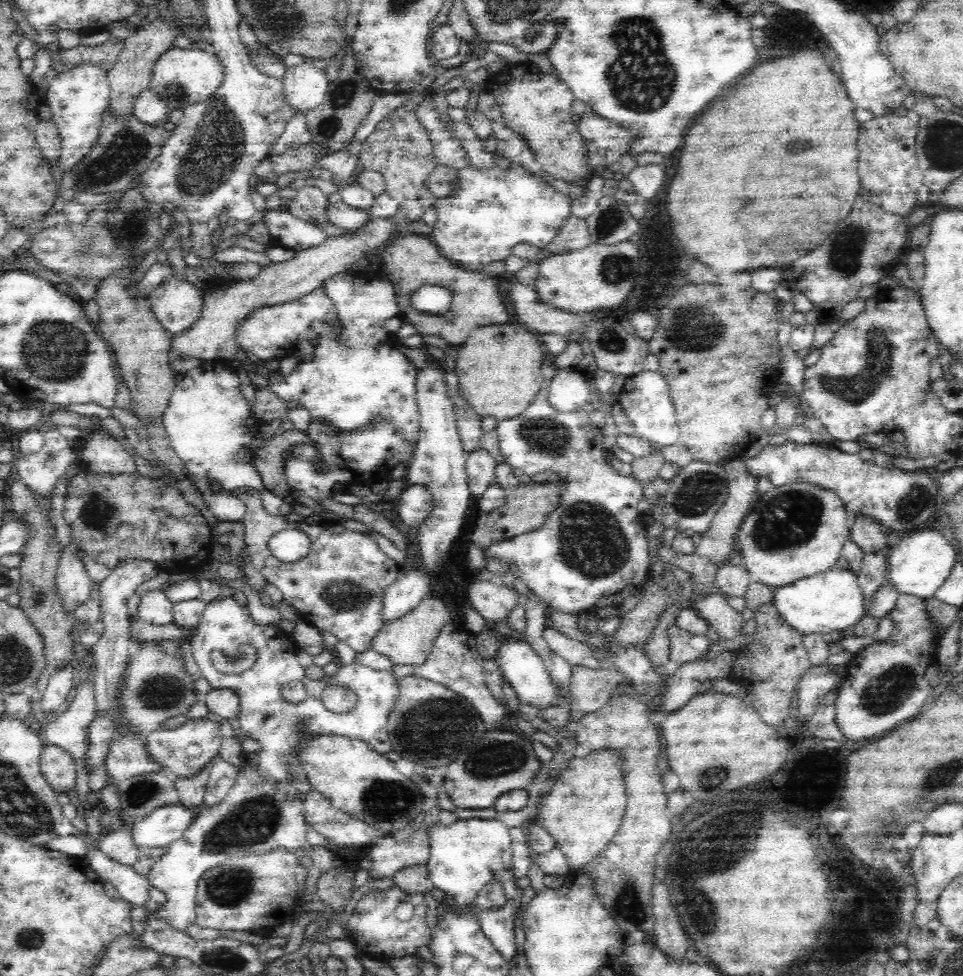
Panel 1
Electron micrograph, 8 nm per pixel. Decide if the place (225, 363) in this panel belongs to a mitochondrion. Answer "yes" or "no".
no

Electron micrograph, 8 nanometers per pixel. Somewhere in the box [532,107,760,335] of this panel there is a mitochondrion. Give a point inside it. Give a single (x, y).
(613, 269)

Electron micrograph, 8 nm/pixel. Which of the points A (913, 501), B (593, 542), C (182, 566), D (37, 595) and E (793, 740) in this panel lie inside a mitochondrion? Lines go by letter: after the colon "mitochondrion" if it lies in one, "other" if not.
A: mitochondrion
B: mitochondrion
C: other
D: mitochondrion
E: other

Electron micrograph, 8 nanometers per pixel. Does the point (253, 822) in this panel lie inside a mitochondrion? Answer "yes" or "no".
yes

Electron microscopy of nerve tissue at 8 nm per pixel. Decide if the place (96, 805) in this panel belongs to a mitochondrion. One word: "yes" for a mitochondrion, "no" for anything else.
no

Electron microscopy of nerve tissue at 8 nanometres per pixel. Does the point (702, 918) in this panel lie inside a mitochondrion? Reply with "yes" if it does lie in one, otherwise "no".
yes

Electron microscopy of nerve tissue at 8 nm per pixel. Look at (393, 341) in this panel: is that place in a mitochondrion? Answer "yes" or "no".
no

